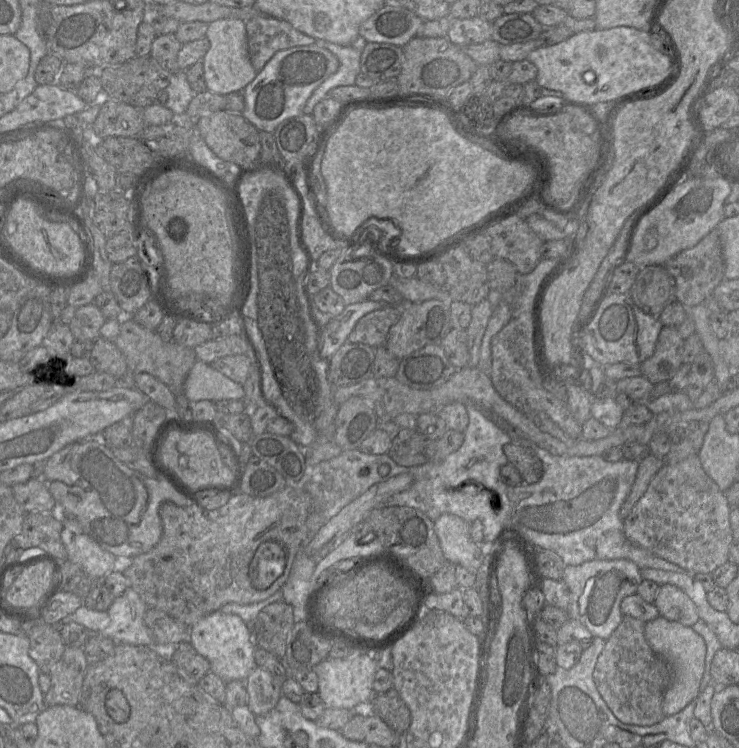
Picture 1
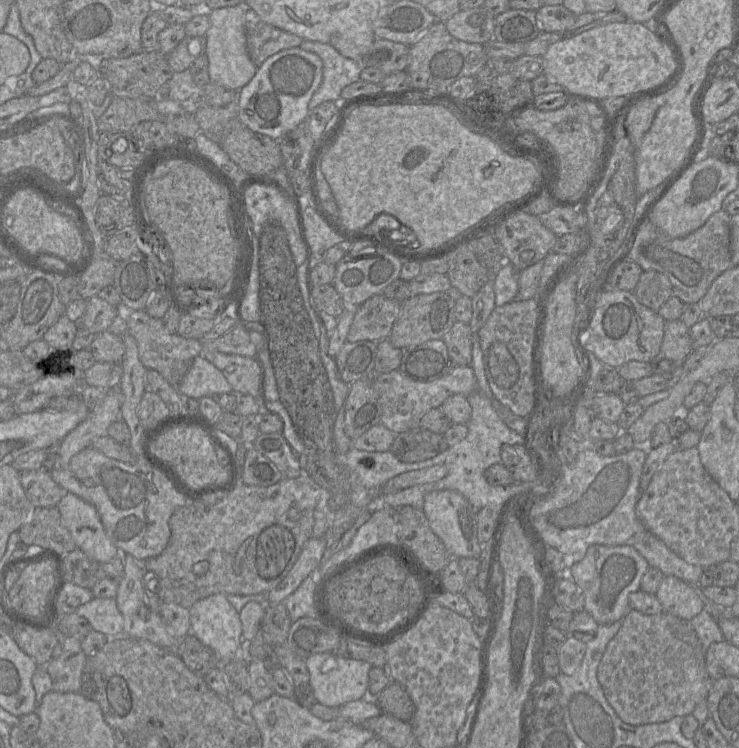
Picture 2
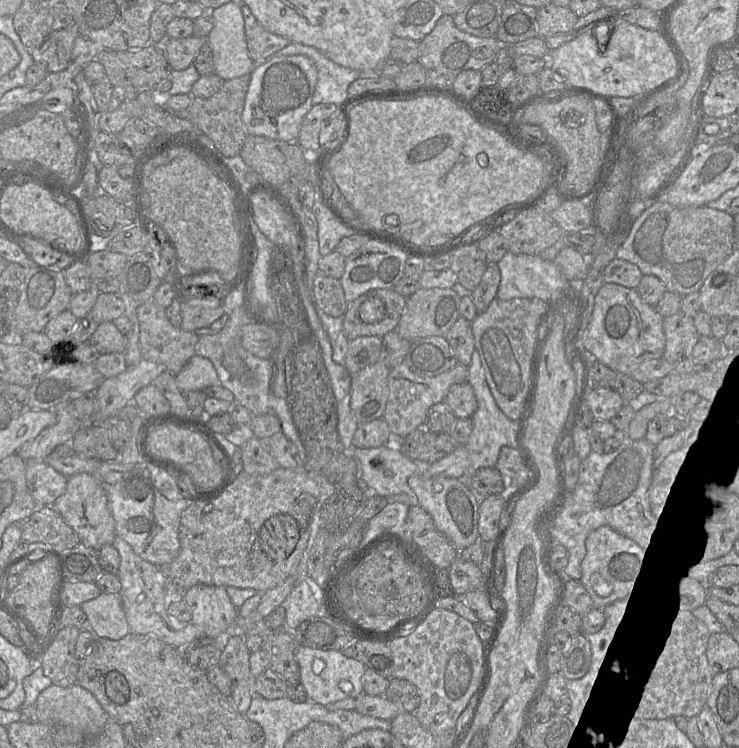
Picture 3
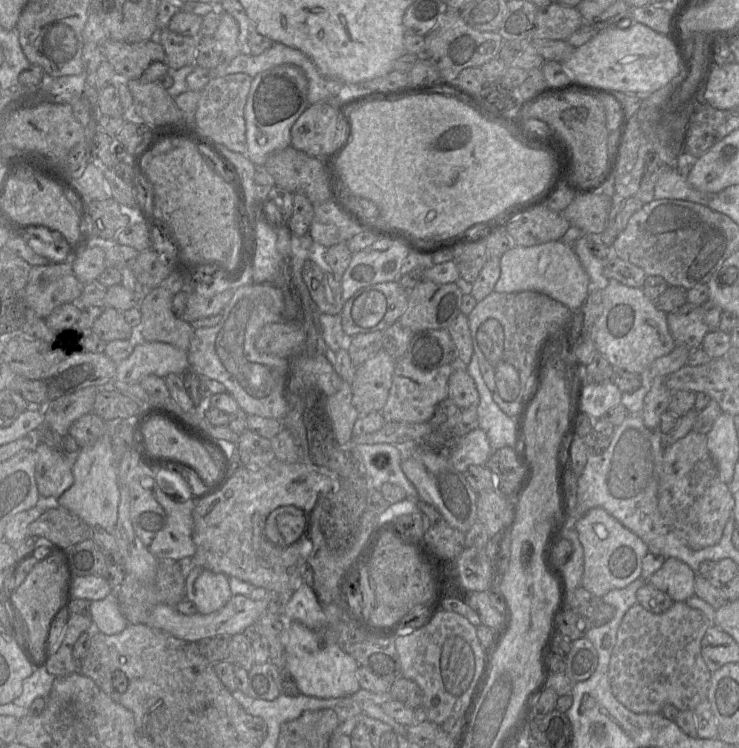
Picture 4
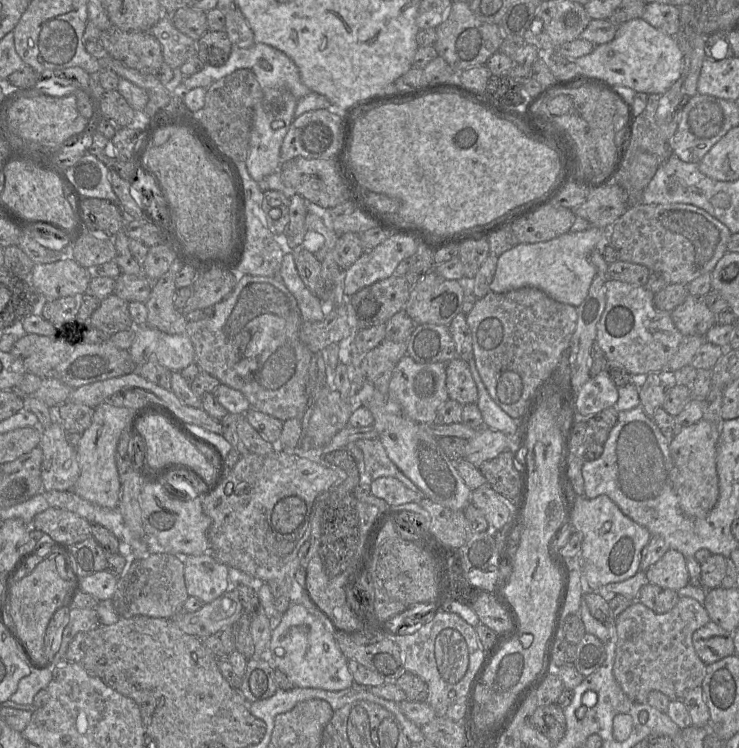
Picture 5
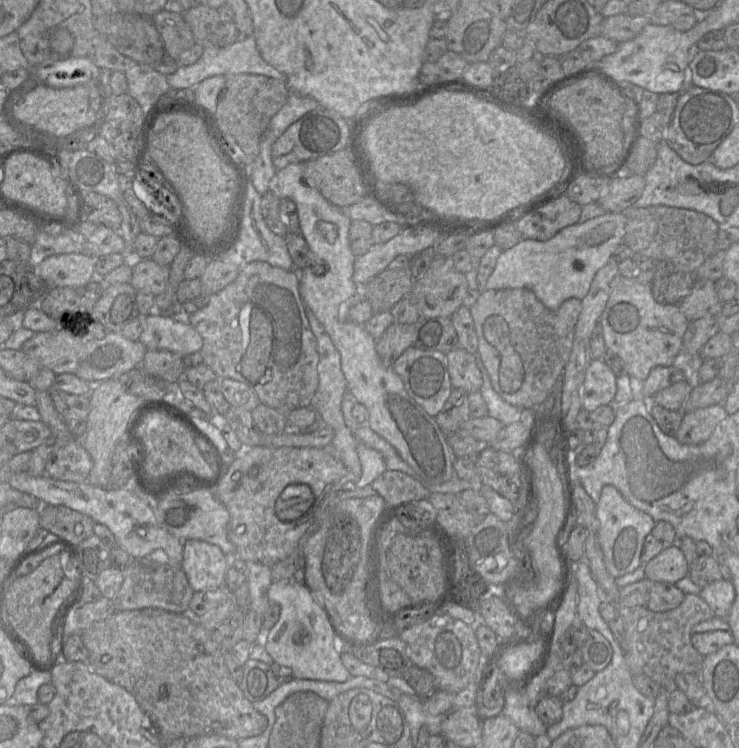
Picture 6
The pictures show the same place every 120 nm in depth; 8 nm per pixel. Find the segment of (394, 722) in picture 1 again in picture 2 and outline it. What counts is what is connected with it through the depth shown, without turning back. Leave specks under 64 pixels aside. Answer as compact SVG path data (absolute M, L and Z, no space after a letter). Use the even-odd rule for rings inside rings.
M395 682L390 684L376 697L371 698L382 714L389 714L404 722L410 722L414 715L414 704L405 689Z

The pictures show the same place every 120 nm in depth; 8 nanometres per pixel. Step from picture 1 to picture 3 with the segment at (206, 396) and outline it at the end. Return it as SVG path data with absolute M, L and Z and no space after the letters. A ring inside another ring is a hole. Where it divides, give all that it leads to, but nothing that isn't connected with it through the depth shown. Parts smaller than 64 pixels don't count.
M193 355L175 375L181 391L203 391L212 385L221 385L213 363L202 356Z

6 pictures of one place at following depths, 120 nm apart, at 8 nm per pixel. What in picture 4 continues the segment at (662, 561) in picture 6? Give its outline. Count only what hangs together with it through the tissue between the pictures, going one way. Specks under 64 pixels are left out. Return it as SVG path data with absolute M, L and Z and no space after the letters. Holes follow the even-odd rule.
M668 557L646 583L665 592L674 602L686 602L694 595L695 577L696 573L687 564Z

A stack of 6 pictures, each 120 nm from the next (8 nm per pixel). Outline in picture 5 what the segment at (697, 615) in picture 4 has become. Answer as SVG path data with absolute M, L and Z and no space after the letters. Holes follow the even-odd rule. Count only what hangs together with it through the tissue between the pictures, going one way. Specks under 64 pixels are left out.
M679 597L676 605L668 612L663 614L658 614L643 605L639 601L634 601L632 604L627 607L616 619L615 619L615 626L617 631L617 643L616 643L616 650L615 650L615 659L614 659L614 666L613 666L613 675L621 687L622 691L626 694L626 696L634 702L637 703L646 703L648 694L653 691L660 691L663 694L667 695L671 700L683 700L685 694L698 686L702 686L702 682L705 676L705 666L706 664L699 658L698 654L696 653L693 642L692 636L693 633L698 630L699 628L703 627L710 621L710 617L704 607L704 605L700 604L693 598L689 597Z

